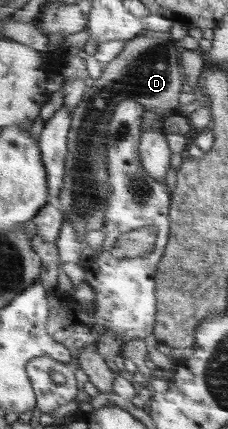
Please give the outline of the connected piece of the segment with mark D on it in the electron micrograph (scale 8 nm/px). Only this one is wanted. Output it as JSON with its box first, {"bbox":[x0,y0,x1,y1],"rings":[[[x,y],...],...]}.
{"bbox":[55,30,184,243],"rings":[[[143,30],[138,36],[125,42],[122,51],[105,68],[102,75],[94,80],[92,87],[87,87],[80,103],[71,113],[71,126],[68,135],[68,158],[65,161],[65,177],[55,202],[65,214],[72,227],[77,231],[80,243],[85,242],[88,231],[101,230],[105,225],[109,203],[109,171],[107,170],[105,133],[113,117],[113,111],[124,100],[137,100],[145,104],[148,111],[162,117],[178,112],[178,97],[183,85],[184,76],[180,73],[180,49],[172,43],[169,31]]]}

